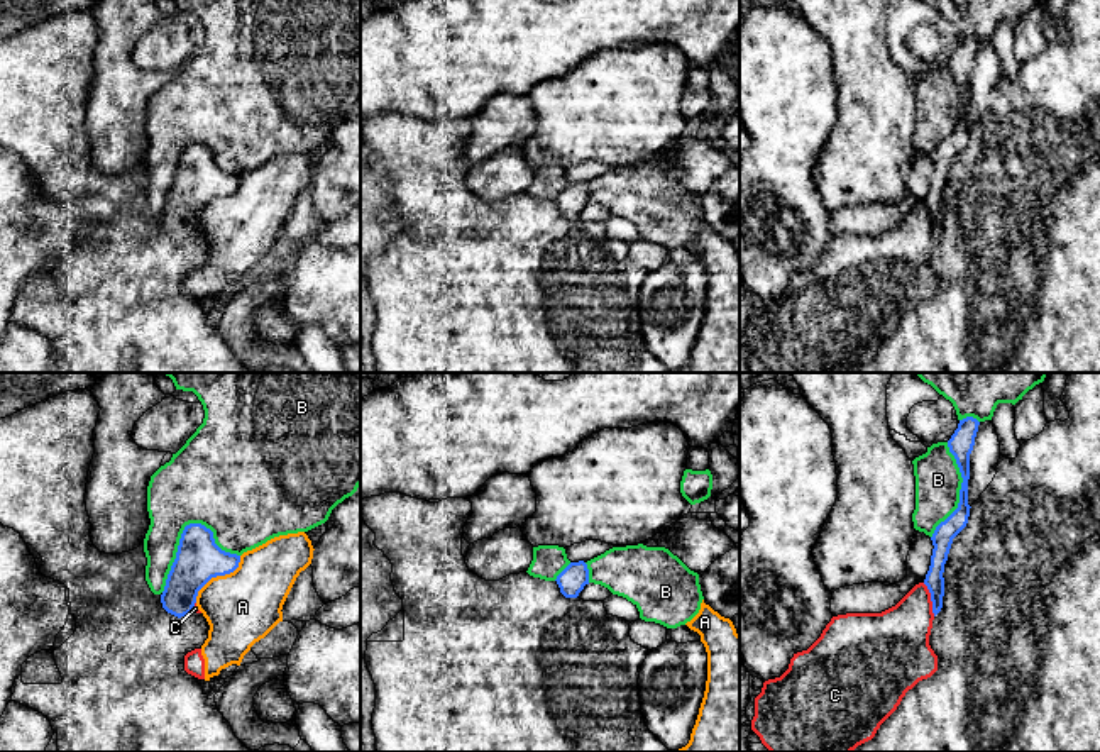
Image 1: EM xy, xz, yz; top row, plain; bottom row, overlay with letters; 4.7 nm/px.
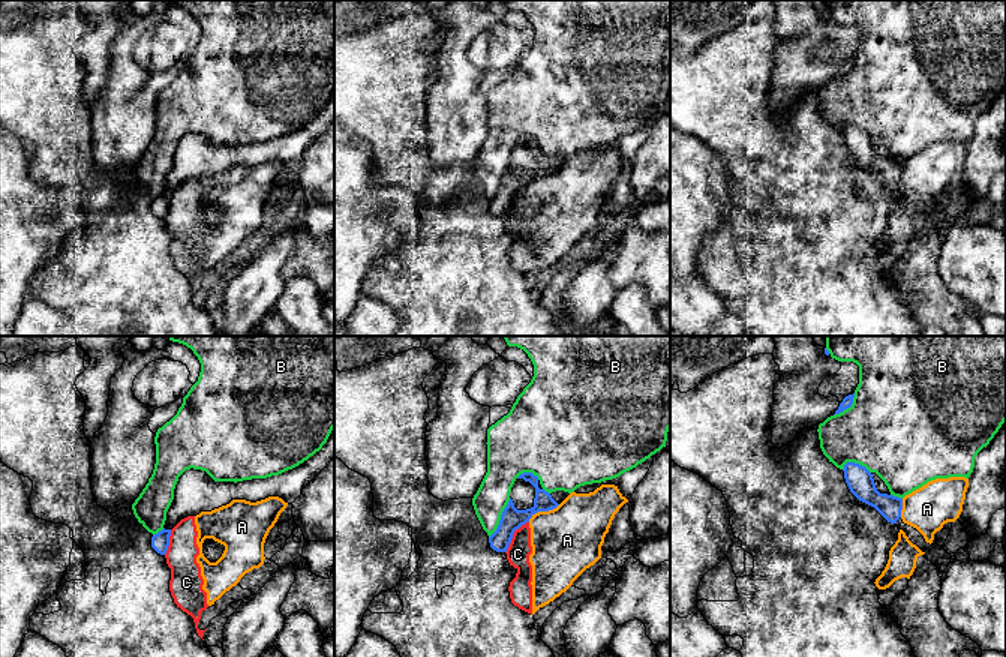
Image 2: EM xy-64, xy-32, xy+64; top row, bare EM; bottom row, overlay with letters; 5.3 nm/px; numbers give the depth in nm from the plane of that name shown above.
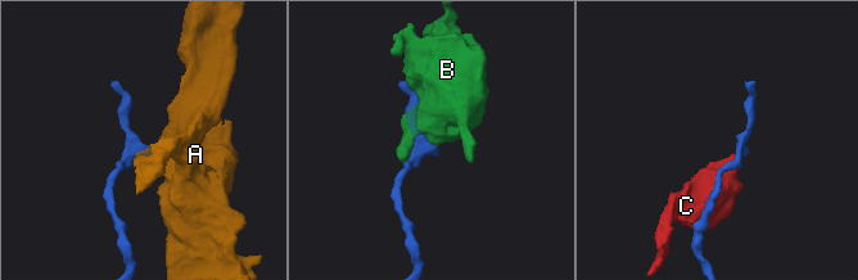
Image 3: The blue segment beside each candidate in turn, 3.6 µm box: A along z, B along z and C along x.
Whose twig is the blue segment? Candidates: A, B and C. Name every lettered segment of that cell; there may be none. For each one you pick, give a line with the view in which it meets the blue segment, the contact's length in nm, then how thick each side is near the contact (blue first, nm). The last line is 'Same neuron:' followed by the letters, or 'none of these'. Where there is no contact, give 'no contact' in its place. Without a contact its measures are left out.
Same neuron: none of these

